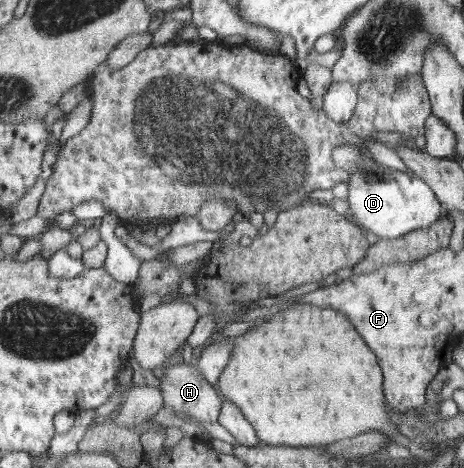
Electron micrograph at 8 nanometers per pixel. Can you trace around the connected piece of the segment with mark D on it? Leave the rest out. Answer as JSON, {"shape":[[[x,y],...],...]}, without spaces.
{"shape":[[[340,144],[334,150],[334,161],[352,173],[349,189],[350,215],[358,227],[377,235],[378,239],[398,239],[430,227],[444,213],[436,194],[420,177],[410,179],[410,171],[388,169],[378,164],[371,154],[364,154],[354,144]]]}

